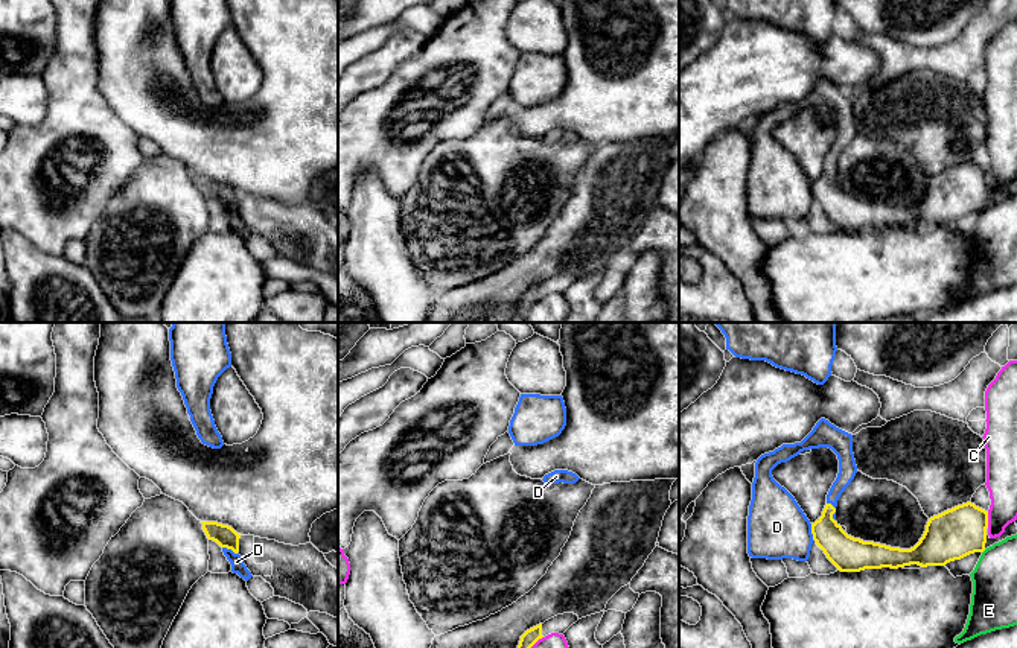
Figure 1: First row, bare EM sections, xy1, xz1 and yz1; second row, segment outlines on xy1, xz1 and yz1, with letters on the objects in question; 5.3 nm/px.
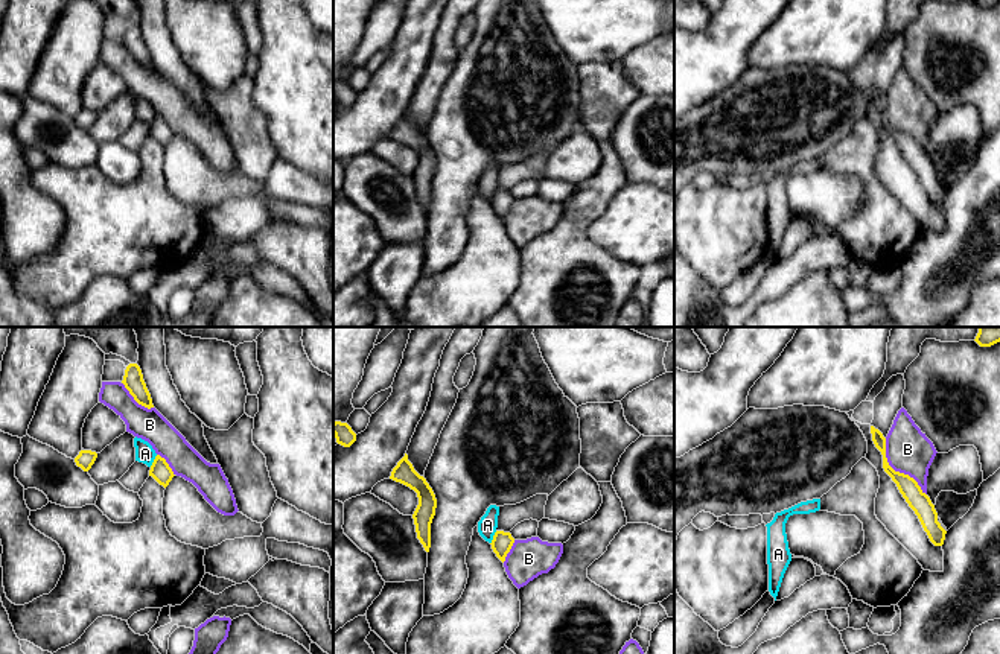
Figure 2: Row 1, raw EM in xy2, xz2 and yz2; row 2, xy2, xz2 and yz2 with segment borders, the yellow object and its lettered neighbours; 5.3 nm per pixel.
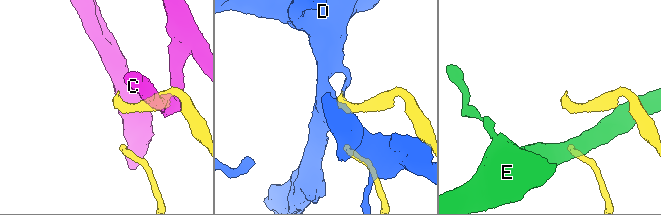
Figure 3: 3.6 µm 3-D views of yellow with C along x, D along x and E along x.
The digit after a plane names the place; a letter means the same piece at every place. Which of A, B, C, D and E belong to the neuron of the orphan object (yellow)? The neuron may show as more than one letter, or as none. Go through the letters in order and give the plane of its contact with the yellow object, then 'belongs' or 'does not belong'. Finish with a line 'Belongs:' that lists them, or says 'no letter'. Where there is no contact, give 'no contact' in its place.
A: xz2 | does not belong
B: yz2 | does not belong
C: yz1 | does not belong
D: yz1 | belongs
E: no contact | does not belong
Belongs: D

